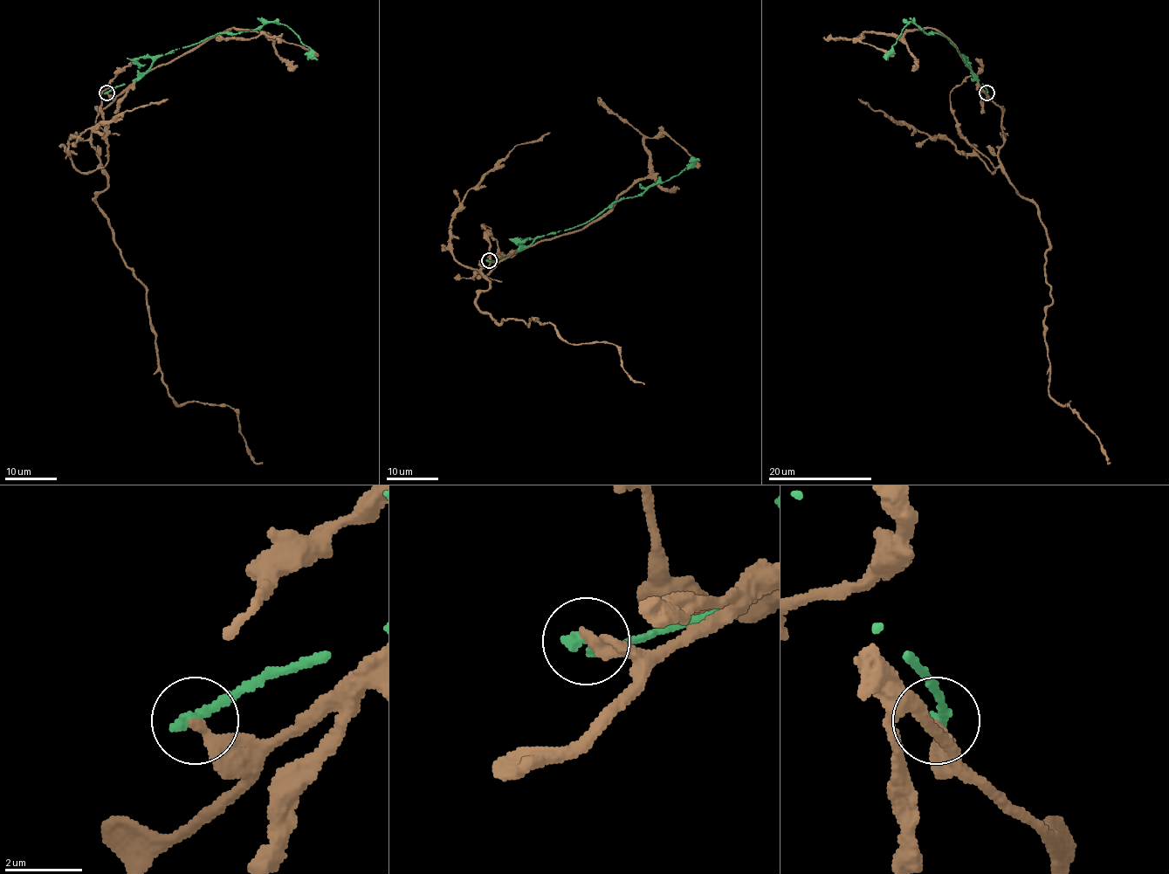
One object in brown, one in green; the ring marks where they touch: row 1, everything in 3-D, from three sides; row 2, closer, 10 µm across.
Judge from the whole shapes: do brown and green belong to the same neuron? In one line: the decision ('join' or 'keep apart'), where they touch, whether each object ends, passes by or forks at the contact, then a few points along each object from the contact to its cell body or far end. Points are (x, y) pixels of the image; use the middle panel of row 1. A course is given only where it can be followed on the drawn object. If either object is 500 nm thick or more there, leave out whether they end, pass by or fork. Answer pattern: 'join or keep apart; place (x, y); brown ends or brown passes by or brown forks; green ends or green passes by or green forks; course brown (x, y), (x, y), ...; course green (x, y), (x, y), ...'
keep apart; place (489, 260); brown ends; green ends; course brown (489, 260), (473, 277), (489, 282), (483, 312), (610, 342), (643, 384); course green (489, 260), (521, 250), (542, 236), (592, 220), (616, 201), (642, 196), (650, 186), (669, 180), (699, 159)

